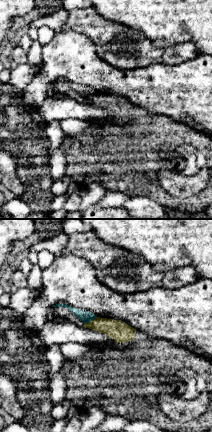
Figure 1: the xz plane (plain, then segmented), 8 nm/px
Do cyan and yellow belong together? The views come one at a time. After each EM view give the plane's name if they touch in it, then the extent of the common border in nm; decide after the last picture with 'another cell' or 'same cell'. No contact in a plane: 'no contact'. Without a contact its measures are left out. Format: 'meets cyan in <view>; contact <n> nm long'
meets cyan in xz; contact 130 nm long

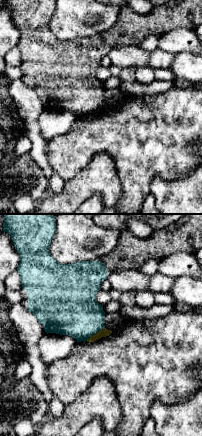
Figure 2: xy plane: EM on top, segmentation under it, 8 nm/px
meets cyan in xy; contact 190 nm long

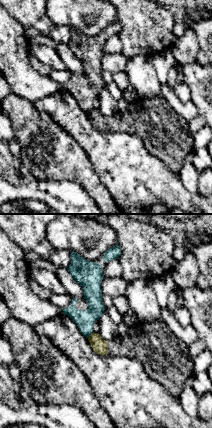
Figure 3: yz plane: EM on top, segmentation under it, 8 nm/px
meets cyan in yz; contact 70 nm long

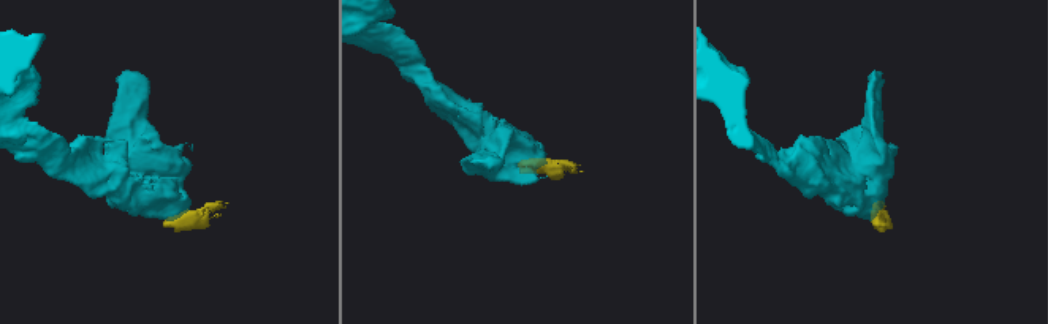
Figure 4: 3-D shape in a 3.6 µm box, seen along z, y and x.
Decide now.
another cell

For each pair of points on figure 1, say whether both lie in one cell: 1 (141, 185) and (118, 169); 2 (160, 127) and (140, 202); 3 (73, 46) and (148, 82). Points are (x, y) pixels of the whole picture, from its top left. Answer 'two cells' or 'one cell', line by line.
1: one cell
2: two cells
3: one cell

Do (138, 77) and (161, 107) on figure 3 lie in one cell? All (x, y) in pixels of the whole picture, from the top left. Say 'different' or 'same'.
different

